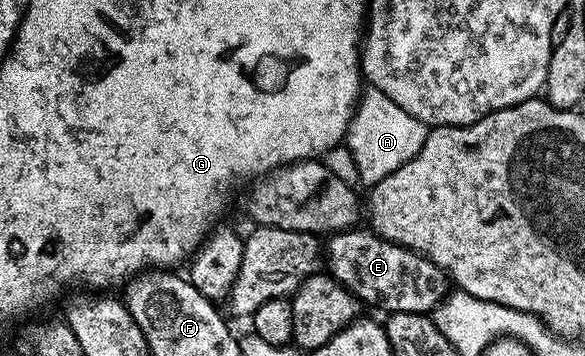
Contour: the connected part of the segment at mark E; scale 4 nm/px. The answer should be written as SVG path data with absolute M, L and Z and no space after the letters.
M357 227L348 229L345 233L333 233L327 241L327 272L365 306L377 305L378 308L385 309L385 314L388 315L431 314L449 292L450 282L447 276L437 265L430 263L430 259L413 249L390 243L367 228Z

